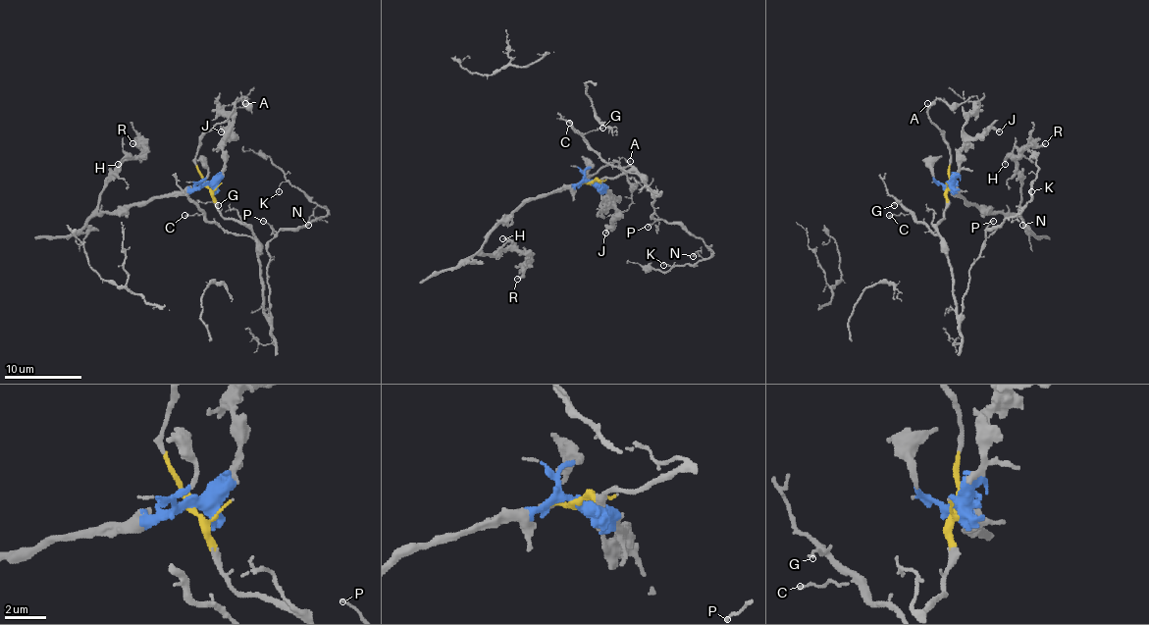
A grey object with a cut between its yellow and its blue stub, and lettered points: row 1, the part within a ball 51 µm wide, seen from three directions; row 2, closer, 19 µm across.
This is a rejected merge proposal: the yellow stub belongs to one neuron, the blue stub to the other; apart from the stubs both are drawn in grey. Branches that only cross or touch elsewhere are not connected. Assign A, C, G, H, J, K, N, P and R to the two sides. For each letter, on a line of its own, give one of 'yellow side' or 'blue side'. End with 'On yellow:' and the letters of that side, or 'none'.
A: yellow side
C: yellow side
G: yellow side
H: blue side
J: blue side
K: yellow side
N: yellow side
P: yellow side
R: blue side
On yellow: A, C, G, K, N, P

